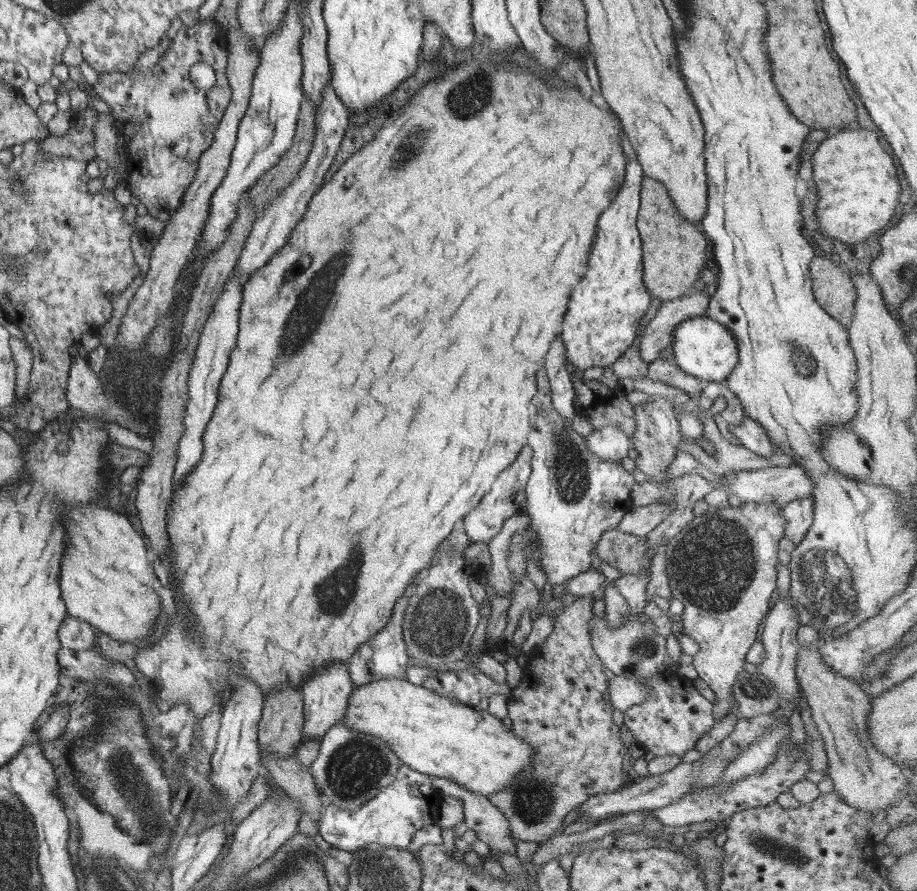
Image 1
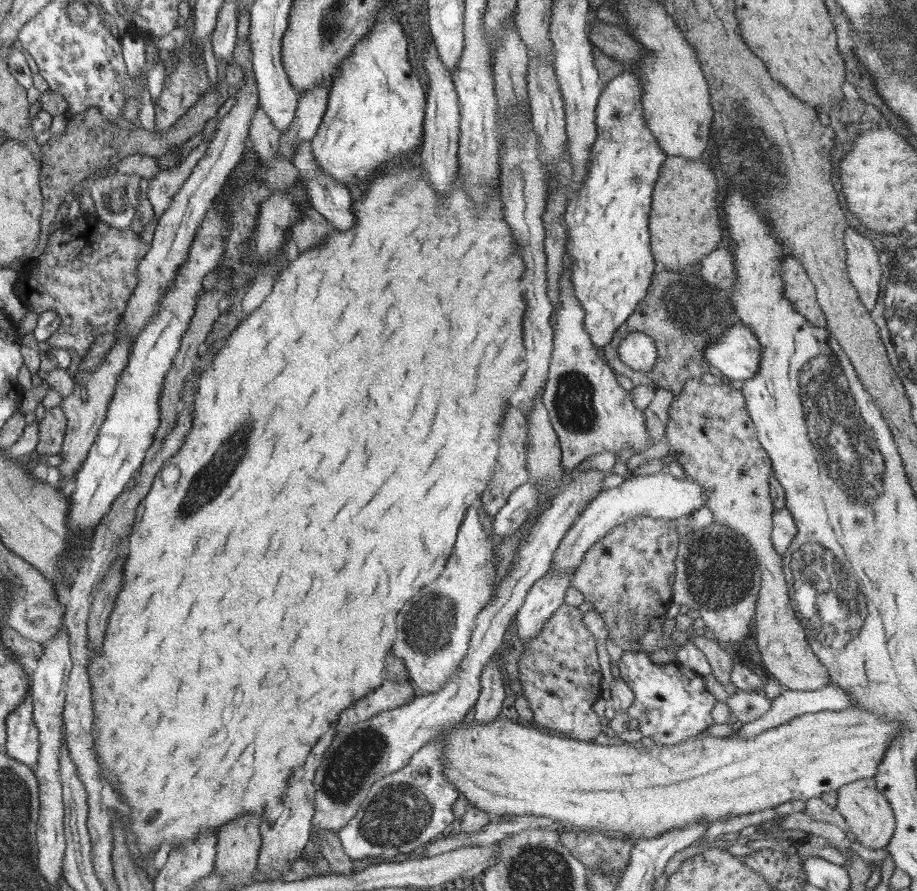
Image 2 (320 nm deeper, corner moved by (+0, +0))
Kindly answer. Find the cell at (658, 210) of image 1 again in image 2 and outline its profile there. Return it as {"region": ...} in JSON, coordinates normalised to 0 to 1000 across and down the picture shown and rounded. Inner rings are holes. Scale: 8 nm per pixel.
{"region":[[[727,174],[718,191],[707,240],[707,259],[709,263],[709,282],[712,283],[713,296],[723,296],[732,305],[743,305],[749,296],[763,293],[767,286],[773,285],[786,272],[788,256],[782,238],[782,202],[771,182],[760,177],[754,180],[744,175]]]}

